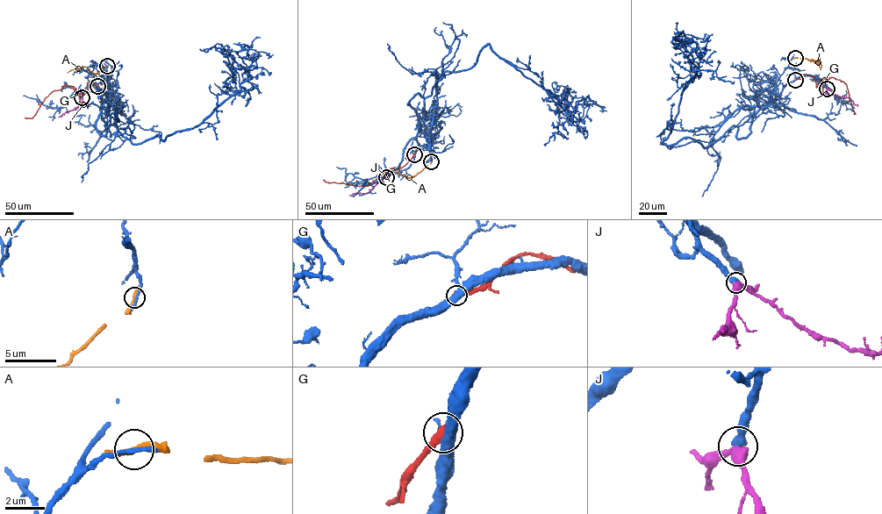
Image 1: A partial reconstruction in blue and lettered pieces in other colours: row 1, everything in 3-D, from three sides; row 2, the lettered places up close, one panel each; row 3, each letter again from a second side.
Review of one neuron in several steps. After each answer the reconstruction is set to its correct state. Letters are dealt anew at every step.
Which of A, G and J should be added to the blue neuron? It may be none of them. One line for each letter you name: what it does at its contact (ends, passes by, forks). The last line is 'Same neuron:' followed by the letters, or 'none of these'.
J: it passes by
Same neuron: J

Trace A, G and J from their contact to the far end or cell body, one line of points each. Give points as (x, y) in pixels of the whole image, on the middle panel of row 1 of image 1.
A: (431, 161), (421, 171), (407, 178), (397, 172), (387, 171)
G: (414, 154), (400, 167), (387, 168), (367, 186), (328, 182), (323, 179)
J: (386, 177), (368, 192), (349, 195)

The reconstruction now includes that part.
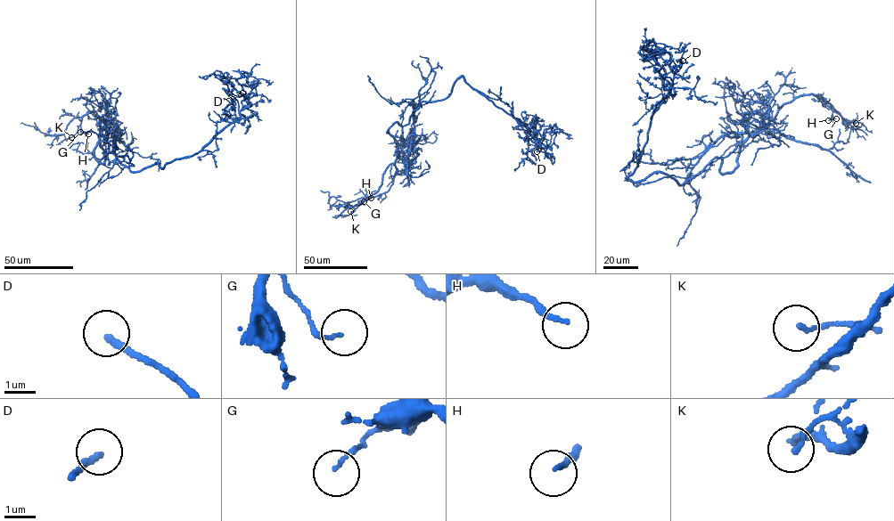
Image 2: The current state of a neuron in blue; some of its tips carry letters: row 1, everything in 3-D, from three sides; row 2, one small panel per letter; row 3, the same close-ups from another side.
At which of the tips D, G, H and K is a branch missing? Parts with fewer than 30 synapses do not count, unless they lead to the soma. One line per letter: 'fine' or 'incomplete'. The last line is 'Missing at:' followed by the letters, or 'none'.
D: incomplete
G: fine
H: fine
K: fine
Missing at: D

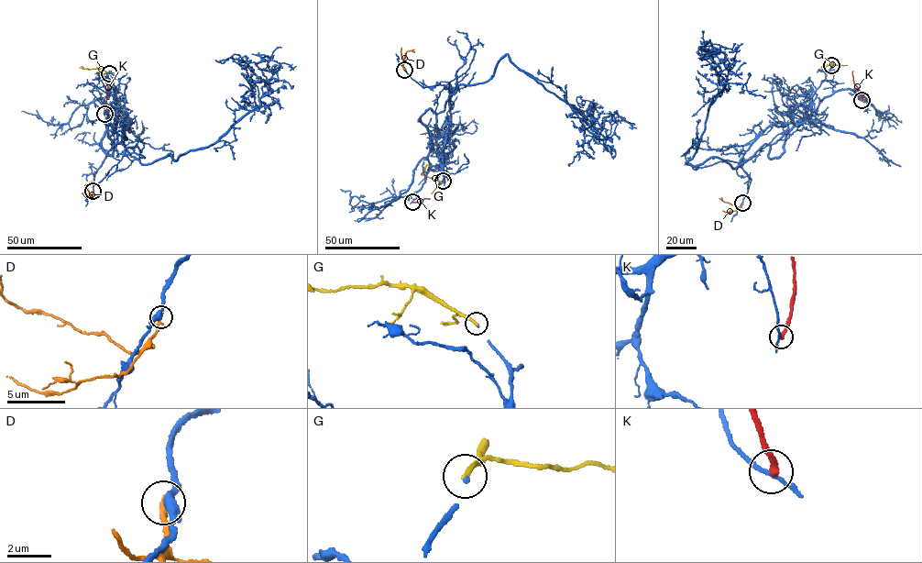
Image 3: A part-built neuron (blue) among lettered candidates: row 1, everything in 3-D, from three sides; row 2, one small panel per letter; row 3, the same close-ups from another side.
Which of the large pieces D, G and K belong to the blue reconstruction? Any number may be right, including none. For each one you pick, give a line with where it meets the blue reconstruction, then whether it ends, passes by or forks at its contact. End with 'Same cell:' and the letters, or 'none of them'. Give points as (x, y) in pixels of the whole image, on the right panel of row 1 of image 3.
G: Touches blue at (831, 65). It ends there
Same cell: G

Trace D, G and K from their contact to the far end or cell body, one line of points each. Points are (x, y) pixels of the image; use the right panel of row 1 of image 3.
D: (742, 203), (739, 207), (721, 200), (722, 197)
G: (831, 65), (833, 62), (833, 65), (821, 67)
K: (861, 101), (854, 82), (852, 71)

